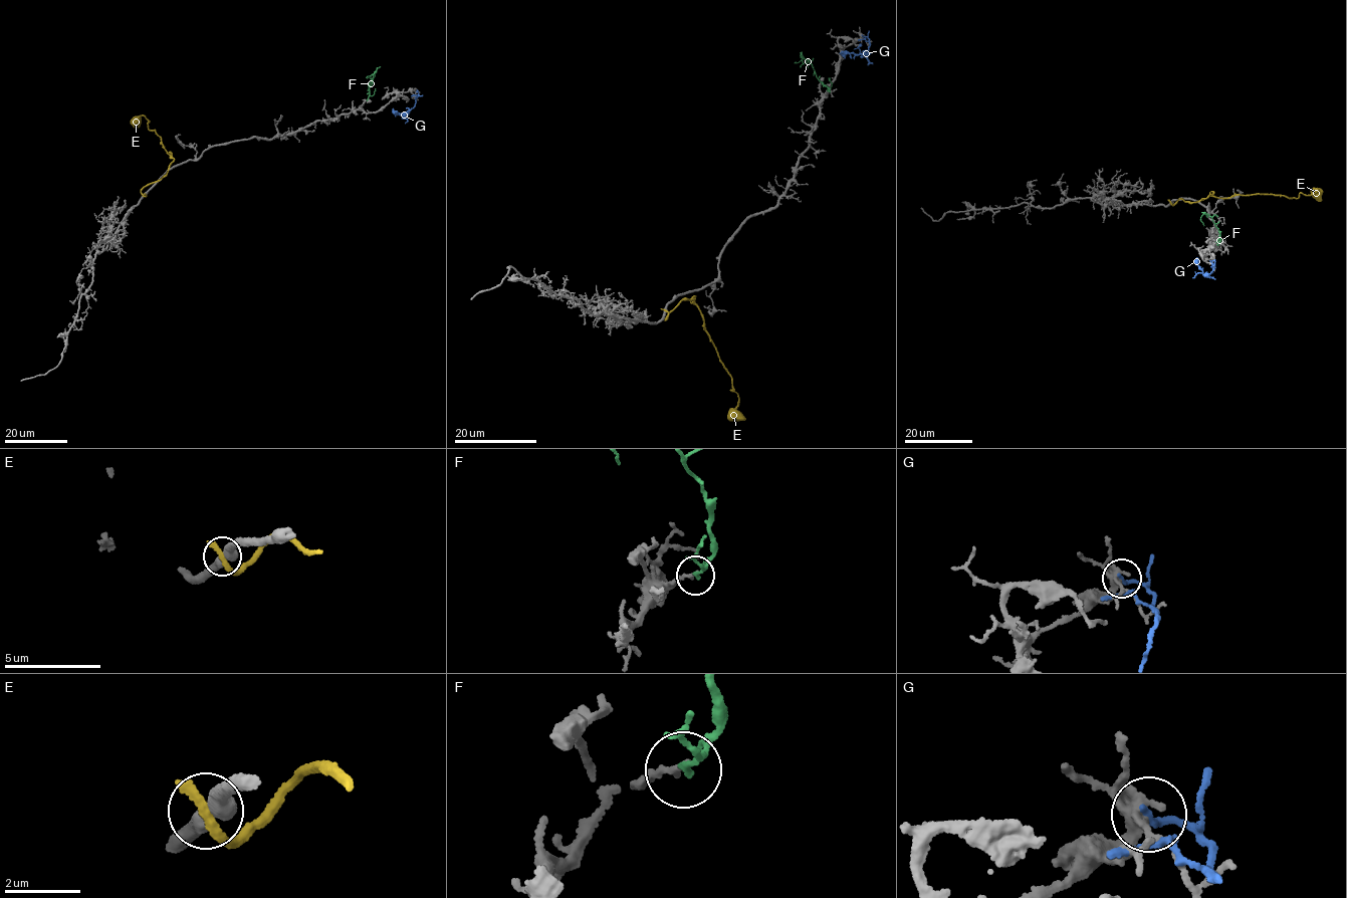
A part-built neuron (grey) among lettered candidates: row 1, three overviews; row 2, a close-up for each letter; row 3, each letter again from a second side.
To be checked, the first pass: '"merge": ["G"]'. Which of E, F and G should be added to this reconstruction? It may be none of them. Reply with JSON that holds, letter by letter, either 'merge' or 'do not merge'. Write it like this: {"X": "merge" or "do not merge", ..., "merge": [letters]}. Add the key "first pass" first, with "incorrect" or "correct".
{"first pass": "incorrect", "E": "do not merge", "F": "do not merge", "G": "do not merge", "merge": []}

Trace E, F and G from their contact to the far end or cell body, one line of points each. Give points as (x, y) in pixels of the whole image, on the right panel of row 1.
E: (1170, 202), (1173, 205), (1181, 199), (1189, 203), (1210, 196), (1239, 194), (1297, 198), (1313, 192)
F: (1217, 245), (1219, 231), (1207, 214), (1200, 217), (1203, 226)
G: (1212, 260), (1214, 268), (1204, 275), (1197, 257)

